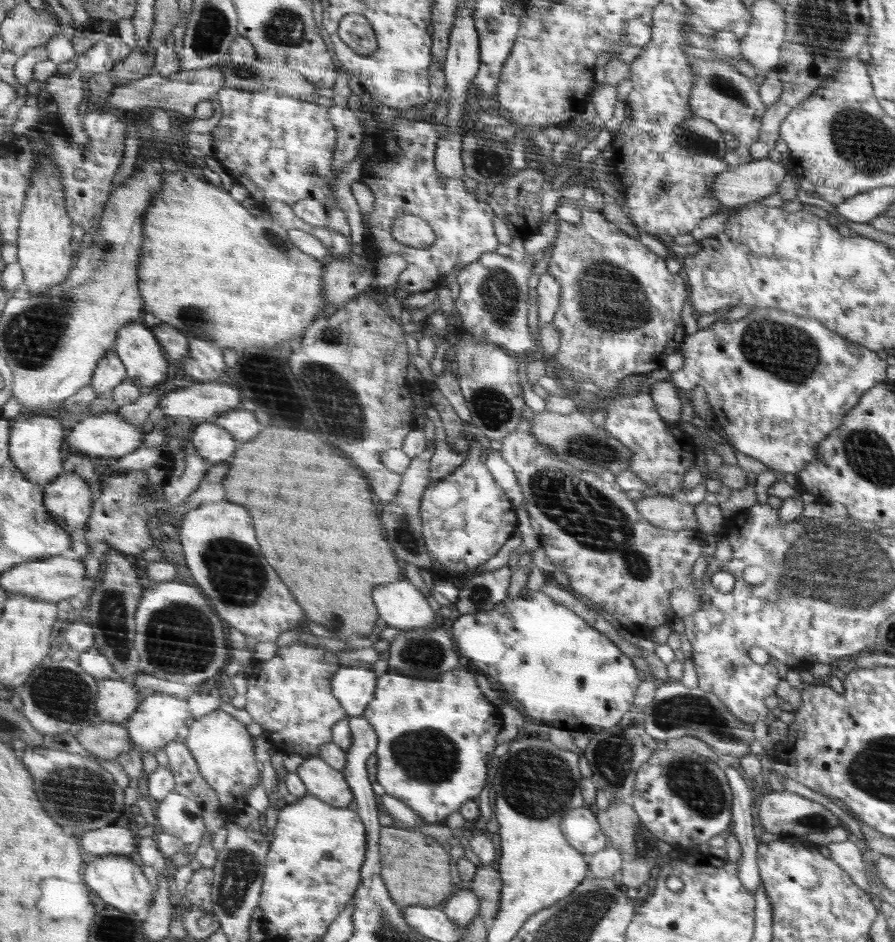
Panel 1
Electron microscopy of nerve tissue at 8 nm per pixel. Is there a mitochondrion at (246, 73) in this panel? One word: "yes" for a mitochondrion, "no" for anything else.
yes

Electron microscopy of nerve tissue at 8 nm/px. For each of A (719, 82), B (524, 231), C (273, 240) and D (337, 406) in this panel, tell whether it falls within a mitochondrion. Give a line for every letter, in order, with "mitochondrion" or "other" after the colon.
A: mitochondrion
B: other
C: mitochondrion
D: mitochondrion

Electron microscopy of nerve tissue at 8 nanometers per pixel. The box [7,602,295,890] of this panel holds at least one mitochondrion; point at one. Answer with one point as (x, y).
(79, 795)

